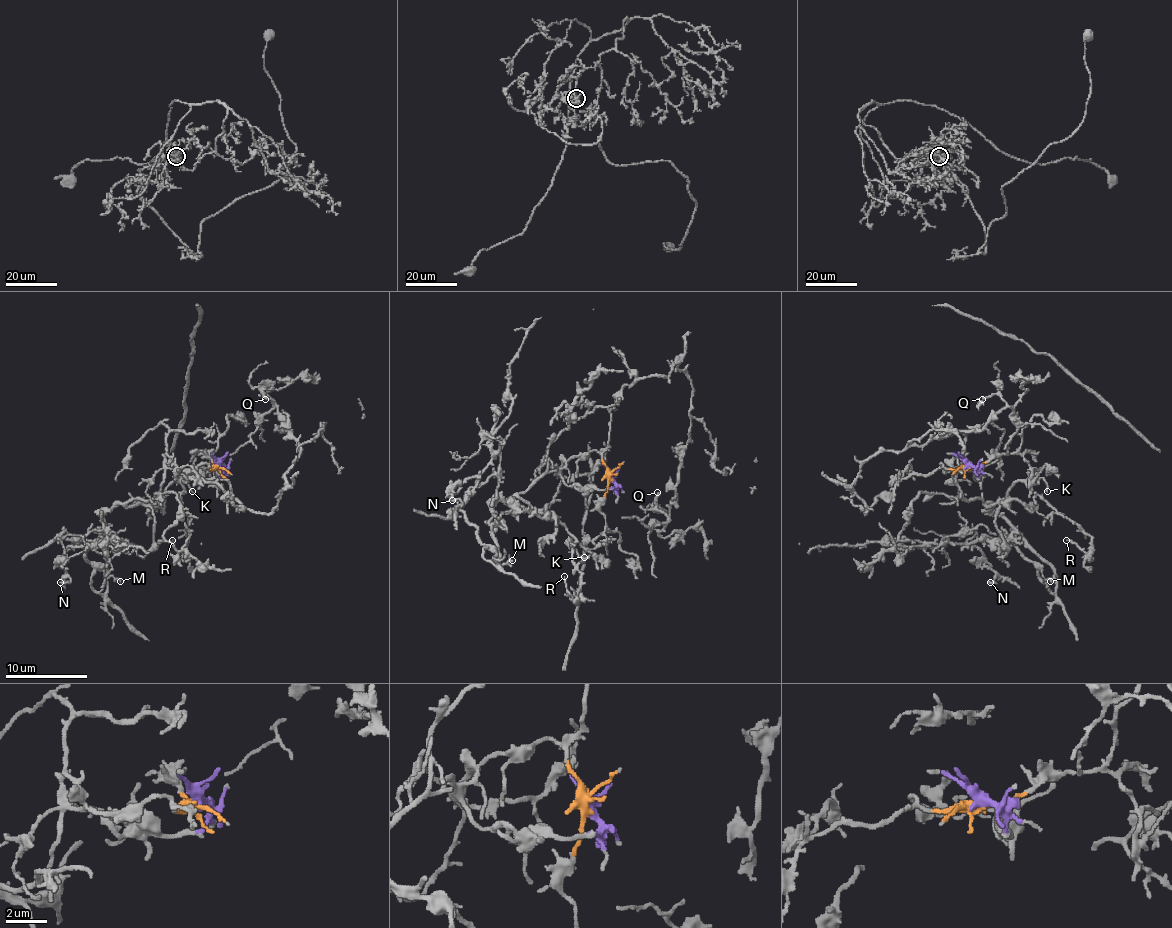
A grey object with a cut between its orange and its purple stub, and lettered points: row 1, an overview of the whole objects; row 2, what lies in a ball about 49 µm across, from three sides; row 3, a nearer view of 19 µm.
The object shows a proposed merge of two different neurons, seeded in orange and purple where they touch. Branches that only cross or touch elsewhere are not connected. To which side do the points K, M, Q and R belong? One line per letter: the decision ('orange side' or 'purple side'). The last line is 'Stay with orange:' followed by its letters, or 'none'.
K: purple side
M: purple side
Q: orange side
R: purple side
Stay with orange: Q

